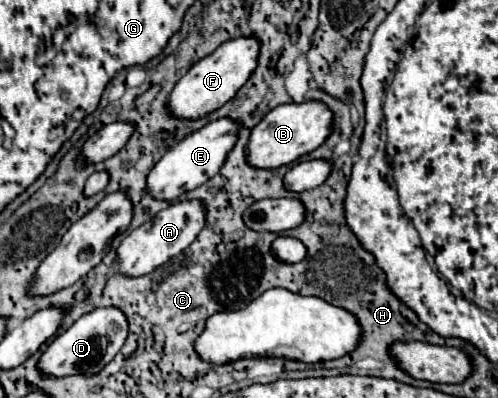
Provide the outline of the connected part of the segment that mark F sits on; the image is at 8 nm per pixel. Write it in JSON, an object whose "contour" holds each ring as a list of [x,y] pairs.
{"contour":[[[238,36],[238,40],[226,40],[210,56],[198,60],[174,86],[168,108],[176,118],[202,118],[220,106],[224,106],[234,94],[248,82],[254,68],[258,66],[260,40],[256,36]]]}

